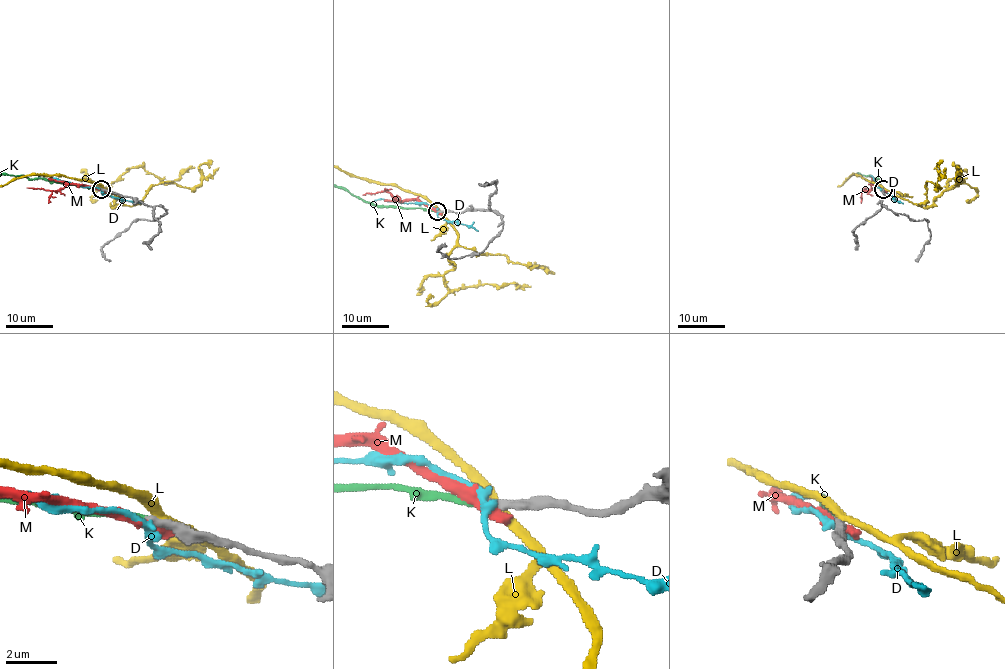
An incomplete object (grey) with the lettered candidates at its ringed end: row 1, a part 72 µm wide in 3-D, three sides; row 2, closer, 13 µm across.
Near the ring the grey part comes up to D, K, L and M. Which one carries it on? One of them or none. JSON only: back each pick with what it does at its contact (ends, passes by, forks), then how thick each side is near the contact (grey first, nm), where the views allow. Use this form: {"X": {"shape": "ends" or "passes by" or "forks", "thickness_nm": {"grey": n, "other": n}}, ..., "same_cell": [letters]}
{"K": {"shape": "ends", "thickness_nm": {"grey": 300, "other": 240}}, "same_cell": ["K"]}

